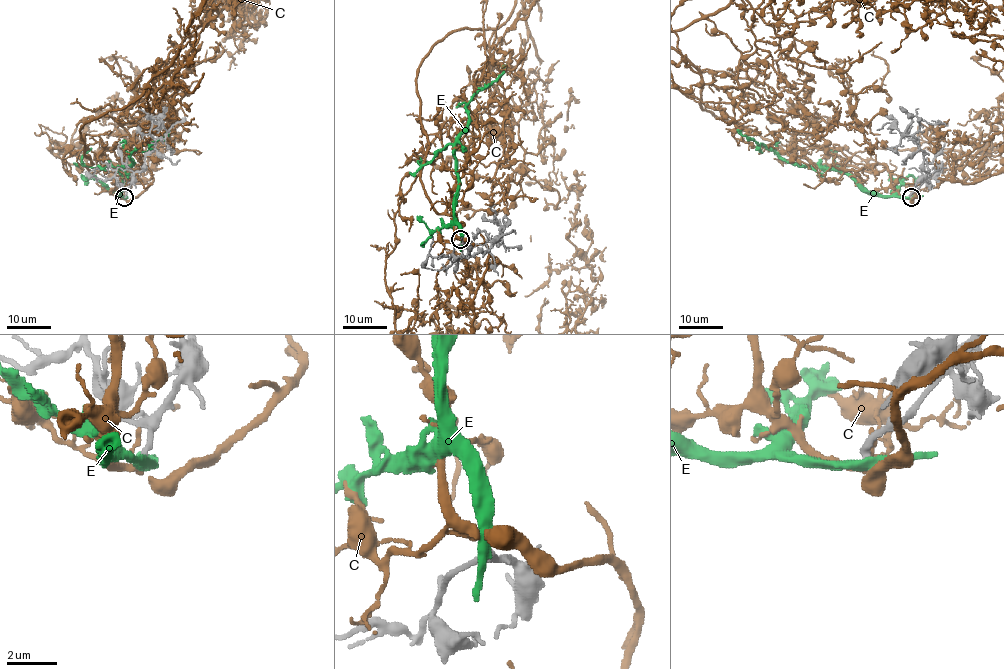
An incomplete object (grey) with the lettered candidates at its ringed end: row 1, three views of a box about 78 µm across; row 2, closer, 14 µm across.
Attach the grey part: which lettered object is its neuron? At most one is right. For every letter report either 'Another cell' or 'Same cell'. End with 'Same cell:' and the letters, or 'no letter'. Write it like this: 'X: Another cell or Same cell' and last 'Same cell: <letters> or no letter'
C: Same cell
E: Another cell
Same cell: C

